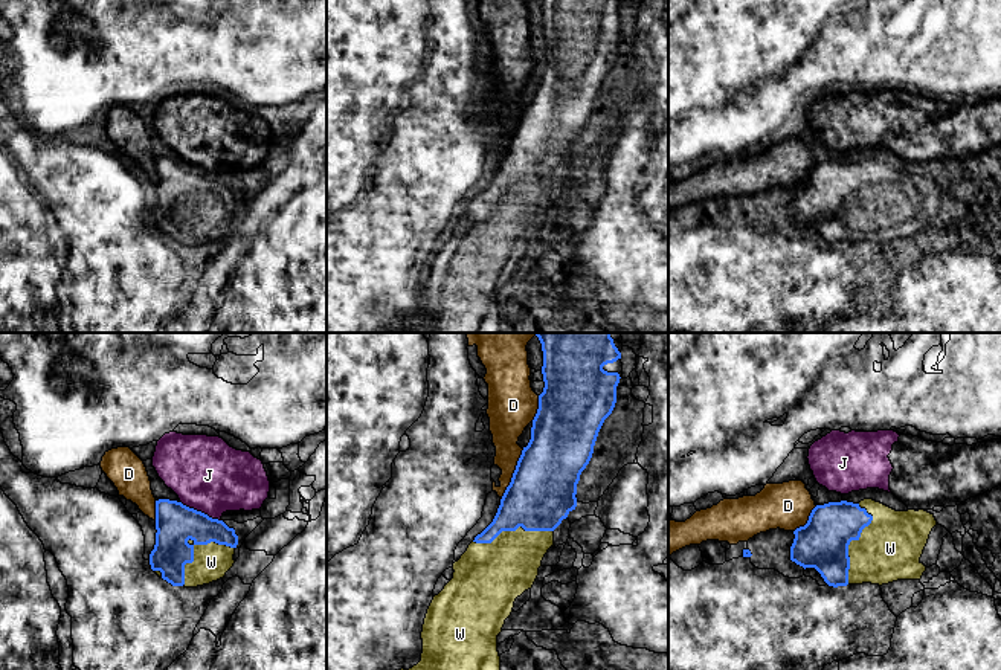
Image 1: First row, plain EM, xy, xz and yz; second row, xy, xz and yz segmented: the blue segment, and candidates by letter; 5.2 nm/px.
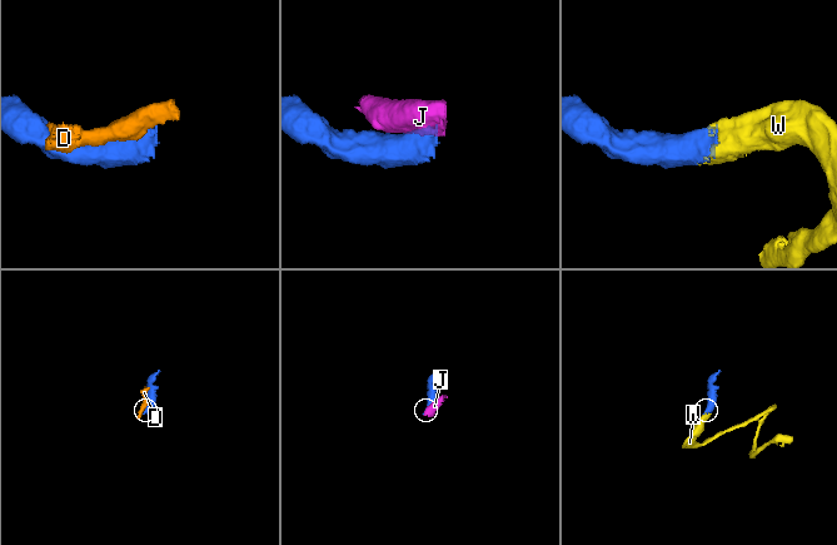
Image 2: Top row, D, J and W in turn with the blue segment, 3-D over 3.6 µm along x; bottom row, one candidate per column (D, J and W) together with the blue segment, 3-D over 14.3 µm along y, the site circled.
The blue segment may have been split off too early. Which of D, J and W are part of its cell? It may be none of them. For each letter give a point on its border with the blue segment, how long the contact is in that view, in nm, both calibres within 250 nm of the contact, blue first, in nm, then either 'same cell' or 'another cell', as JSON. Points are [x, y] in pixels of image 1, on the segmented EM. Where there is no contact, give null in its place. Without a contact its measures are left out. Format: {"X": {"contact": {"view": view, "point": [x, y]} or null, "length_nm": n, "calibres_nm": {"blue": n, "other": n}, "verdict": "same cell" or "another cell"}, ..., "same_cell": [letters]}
{"D": {"contact": {"view": "xz", "point": [513, 475]}, "length_nm": 300, "calibres_nm": {"blue": 360, "other": 160}, "verdict": "another cell"}, "J": {"contact": {"view": "xy", "point": [200, 512]}, "length_nm": 240, "calibres_nm": {"blue": 220, "other": 380}, "verdict": "another cell"}, "W": {"contact": {"view": "xy", "point": [193, 548]}, "length_nm": 340, "calibres_nm": {"blue": 220, "other": 190}, "verdict": "same cell"}, "same_cell": ["W"]}

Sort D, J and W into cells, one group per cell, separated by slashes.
D / J / W

